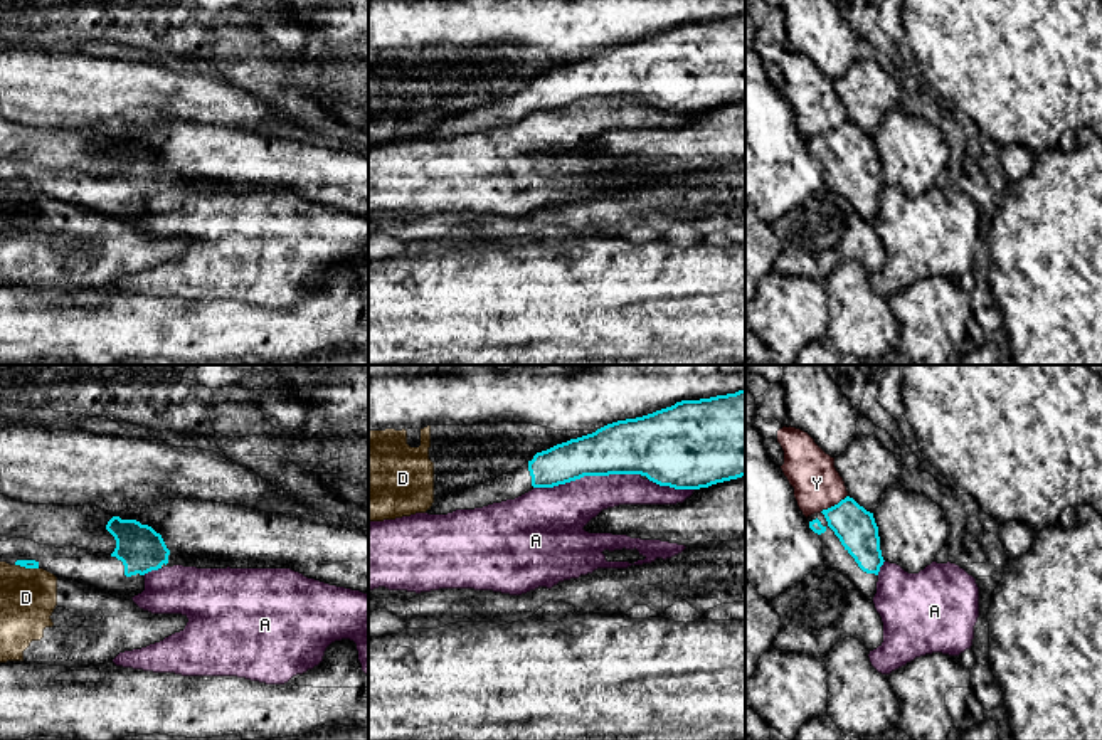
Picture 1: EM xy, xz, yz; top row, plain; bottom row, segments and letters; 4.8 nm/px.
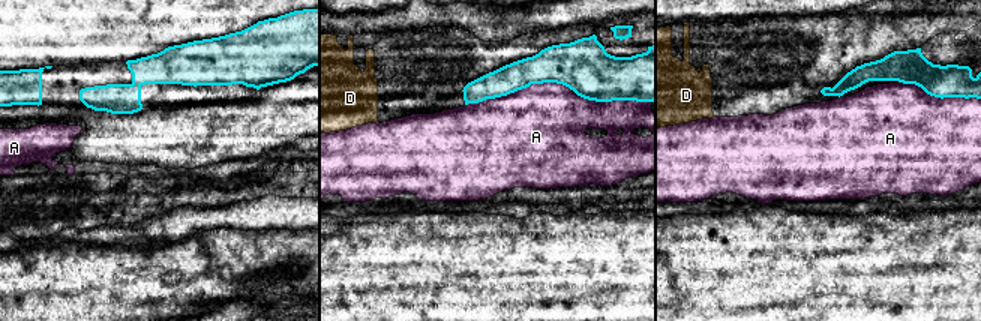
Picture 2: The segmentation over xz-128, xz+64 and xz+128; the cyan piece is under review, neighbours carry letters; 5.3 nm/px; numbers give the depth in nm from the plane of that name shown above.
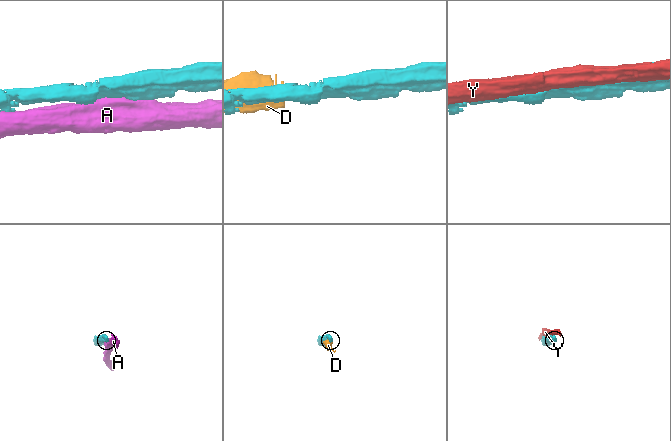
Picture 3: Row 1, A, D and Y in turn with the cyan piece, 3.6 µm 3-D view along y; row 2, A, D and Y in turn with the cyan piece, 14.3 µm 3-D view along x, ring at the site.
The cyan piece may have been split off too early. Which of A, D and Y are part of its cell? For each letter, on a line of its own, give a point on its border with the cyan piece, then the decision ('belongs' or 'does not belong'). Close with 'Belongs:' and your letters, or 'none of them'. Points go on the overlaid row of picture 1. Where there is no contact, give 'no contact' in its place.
A: contact xz (588, 475); does not belong
D: contact xy (27, 567); does not belong
Y: contact yz (835, 505); does not belong
Belongs: none of them

